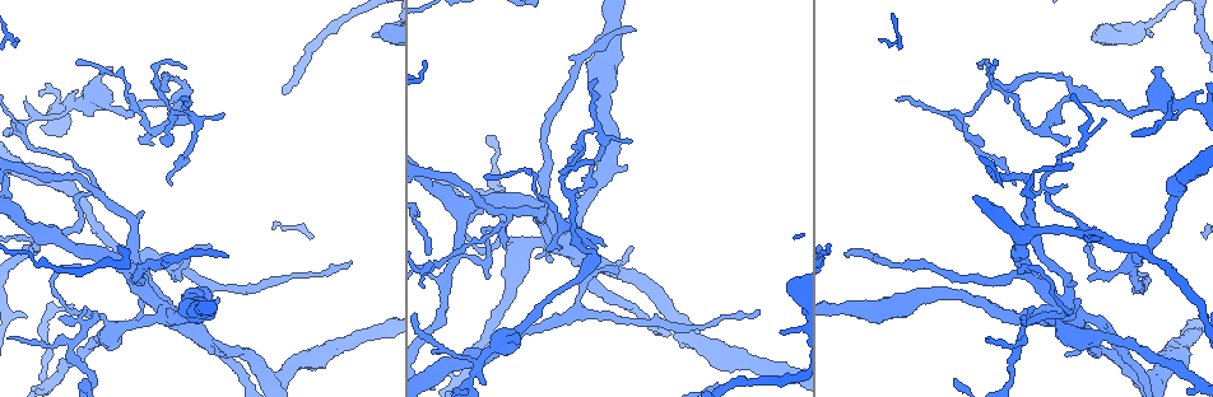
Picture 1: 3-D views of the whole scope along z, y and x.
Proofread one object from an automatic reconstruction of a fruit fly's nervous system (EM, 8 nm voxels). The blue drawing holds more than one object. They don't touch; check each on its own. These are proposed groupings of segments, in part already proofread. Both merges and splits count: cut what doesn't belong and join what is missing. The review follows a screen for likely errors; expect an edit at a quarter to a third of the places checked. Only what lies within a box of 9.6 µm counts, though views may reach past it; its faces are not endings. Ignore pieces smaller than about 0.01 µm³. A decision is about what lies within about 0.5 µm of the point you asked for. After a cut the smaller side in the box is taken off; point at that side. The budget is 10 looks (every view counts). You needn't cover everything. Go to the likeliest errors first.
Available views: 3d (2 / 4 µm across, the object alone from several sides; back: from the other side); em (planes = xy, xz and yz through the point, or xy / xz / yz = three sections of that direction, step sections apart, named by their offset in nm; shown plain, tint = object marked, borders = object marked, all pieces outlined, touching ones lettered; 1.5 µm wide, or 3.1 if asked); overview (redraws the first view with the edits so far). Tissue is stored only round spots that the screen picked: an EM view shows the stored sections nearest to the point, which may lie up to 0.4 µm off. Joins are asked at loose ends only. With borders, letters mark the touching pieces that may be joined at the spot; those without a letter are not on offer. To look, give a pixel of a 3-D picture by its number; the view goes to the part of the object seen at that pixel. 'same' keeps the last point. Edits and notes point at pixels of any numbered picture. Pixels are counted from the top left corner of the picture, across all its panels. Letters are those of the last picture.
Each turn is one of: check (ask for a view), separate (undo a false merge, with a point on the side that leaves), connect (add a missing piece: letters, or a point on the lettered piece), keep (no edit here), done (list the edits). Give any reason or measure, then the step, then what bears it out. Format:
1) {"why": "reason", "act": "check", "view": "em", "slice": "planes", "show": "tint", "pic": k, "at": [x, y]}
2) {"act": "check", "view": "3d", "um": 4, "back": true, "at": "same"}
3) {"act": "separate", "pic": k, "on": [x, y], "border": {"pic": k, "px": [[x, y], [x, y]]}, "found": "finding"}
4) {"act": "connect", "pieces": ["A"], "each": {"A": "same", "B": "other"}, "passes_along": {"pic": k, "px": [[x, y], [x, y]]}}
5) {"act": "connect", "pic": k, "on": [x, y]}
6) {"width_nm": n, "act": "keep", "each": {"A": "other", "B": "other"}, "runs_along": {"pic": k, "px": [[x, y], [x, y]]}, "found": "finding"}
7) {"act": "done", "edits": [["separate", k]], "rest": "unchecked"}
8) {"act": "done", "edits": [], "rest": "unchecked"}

{"why": "an open end", "act": "check", "view": "3d", "um": 4, "pic": 1, "at": [371, 36]}

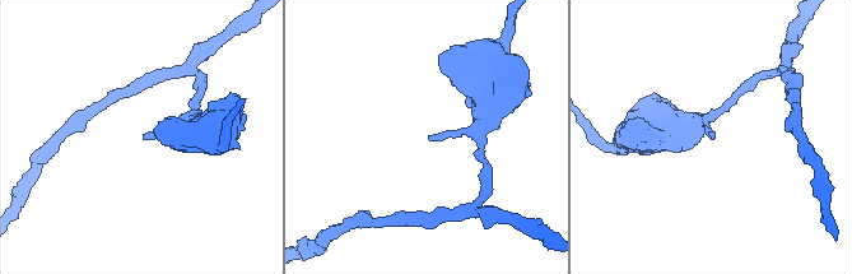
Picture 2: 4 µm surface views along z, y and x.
{"why": "need the tissue", "act": "check", "view": "em", "slice": "planes", "show": "borders", "pic": 2, "at": [143, 137]}

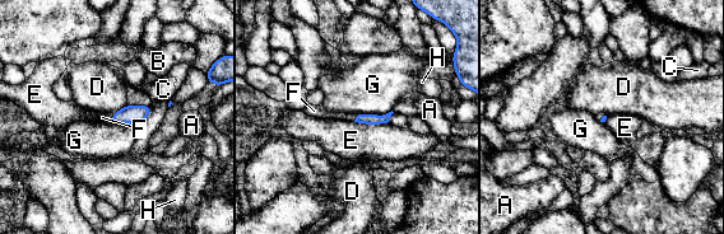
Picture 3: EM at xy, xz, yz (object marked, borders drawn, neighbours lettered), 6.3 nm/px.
{"act": "connect", "pieces": ["F"], "each": {"A": "other", "B": "other", "C": "other", "D": "other", "E": "other", "F": "same", "G": "other", "H": "other"}, "found": "it goes on there"}

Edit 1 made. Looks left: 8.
{"why": "long arm stops here", "act": "check", "view": "em", "slice": "planes", "show": "borders", "pic": 1, "at": [77, 62]}

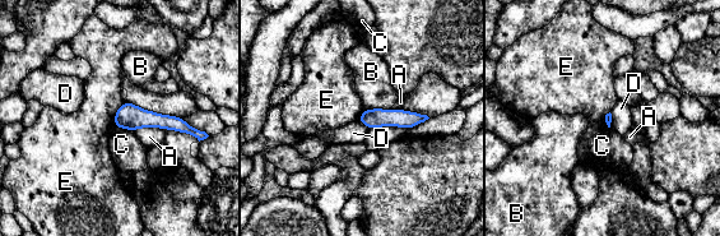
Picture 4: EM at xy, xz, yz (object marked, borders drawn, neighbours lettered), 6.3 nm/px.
{"act": "keep", "each": {"A": "other", "B": "other", "C": "other", "D": "other", "E": "other"}, "border": {"pic": 4, "px": [[122, 102], [115, 114], [114, 126]]}, "found": "none of them fits"}

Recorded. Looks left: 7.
{"why": "an open end", "act": "check", "view": "em", "slice": "planes", "show": "borders", "pic": 1, "at": [188, 98]}

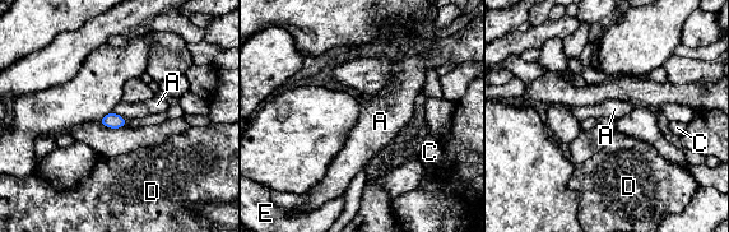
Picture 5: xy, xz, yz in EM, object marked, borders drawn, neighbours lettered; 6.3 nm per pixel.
{"longest_contact_nm": ["A", 110], "act": "keep", "each": {"A": "other", "C": "other", "D": "other", "E": "other"}, "found": "none of them fits"}

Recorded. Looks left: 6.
{"act": "done", "edits": [["connect", 3]], "rest": "unchecked"}

